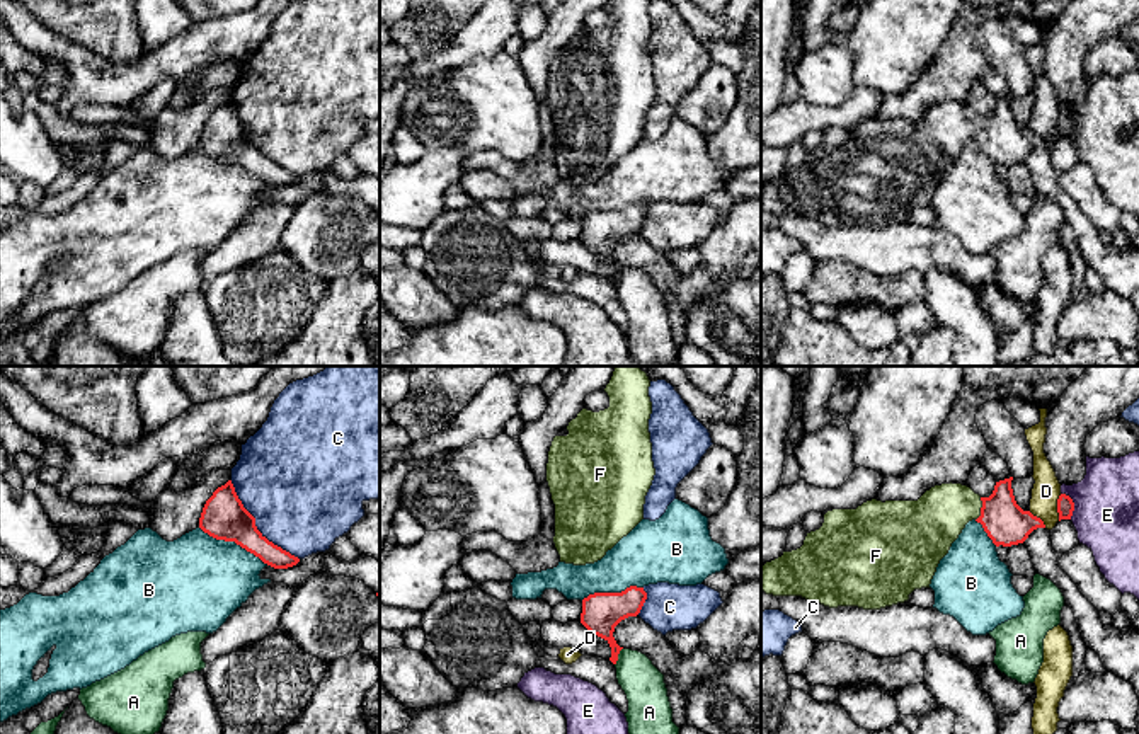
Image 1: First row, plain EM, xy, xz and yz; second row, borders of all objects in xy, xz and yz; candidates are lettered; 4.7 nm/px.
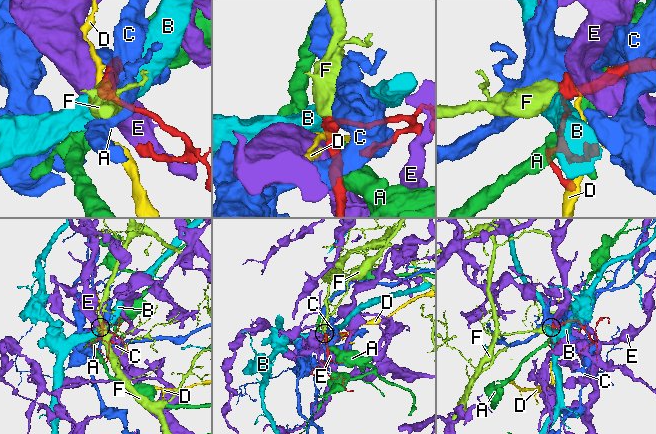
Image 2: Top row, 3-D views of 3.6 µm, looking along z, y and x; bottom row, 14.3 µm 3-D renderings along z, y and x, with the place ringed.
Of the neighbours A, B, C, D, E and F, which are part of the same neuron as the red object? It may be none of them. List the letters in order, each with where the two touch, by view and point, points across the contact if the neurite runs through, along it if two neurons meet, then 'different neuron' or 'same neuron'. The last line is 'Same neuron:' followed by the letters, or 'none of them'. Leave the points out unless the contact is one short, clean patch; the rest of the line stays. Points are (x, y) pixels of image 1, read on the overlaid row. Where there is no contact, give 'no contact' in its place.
A: xz (617, 656) | different neuron
B: xy (234, 540) | different neuron
C: xy (254, 525) | different neuron
D: yz (1058, 508) | along yz (1061, 494), (1058, 499), (1058, 520) | different neuron
E: yz (1073, 504) | different neuron
F: yz (981, 510) | across yz (1003, 520), (996, 513), (981, 510), (945, 510), (932, 523) | same neuron
Same neuron: F

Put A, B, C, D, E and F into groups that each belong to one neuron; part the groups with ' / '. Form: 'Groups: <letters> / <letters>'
Groups: A / B / C / D / E / F

